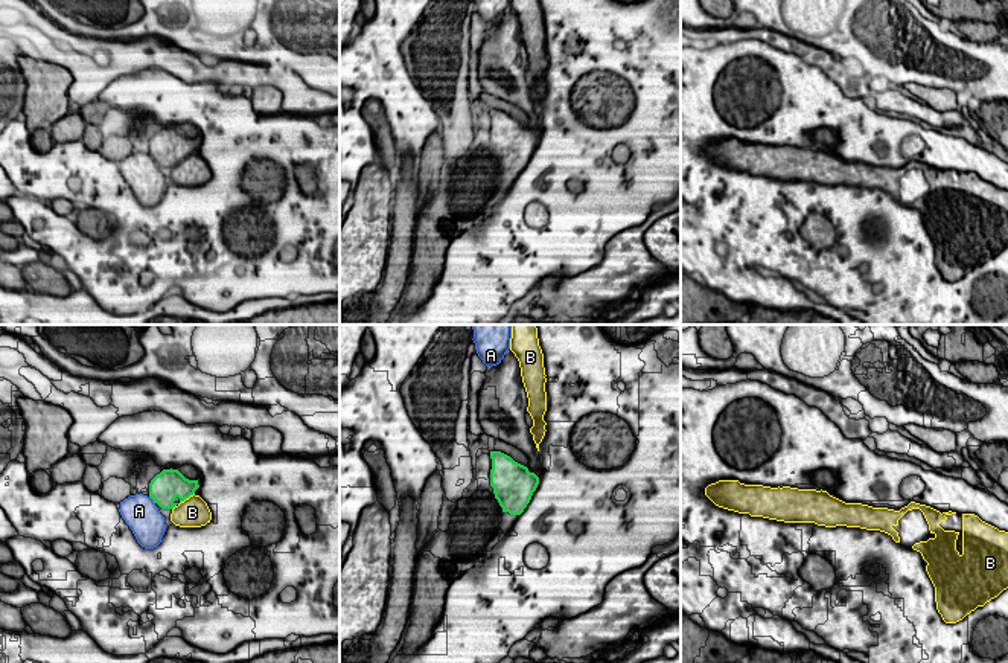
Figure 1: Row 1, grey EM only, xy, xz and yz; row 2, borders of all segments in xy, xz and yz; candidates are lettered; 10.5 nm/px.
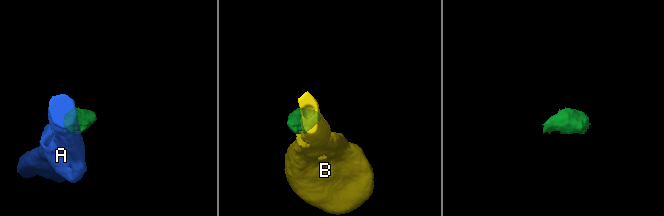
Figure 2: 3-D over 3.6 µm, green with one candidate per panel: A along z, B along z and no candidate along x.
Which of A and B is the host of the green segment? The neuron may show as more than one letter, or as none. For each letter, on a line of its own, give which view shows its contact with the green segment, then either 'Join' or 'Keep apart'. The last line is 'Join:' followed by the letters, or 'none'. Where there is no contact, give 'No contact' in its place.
A: Touches green in xy. Keep apart
B: Touches green in xy. Keep apart
Join: none

